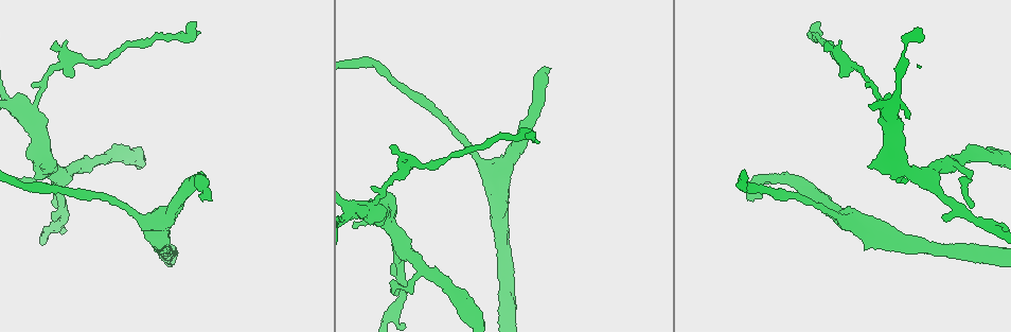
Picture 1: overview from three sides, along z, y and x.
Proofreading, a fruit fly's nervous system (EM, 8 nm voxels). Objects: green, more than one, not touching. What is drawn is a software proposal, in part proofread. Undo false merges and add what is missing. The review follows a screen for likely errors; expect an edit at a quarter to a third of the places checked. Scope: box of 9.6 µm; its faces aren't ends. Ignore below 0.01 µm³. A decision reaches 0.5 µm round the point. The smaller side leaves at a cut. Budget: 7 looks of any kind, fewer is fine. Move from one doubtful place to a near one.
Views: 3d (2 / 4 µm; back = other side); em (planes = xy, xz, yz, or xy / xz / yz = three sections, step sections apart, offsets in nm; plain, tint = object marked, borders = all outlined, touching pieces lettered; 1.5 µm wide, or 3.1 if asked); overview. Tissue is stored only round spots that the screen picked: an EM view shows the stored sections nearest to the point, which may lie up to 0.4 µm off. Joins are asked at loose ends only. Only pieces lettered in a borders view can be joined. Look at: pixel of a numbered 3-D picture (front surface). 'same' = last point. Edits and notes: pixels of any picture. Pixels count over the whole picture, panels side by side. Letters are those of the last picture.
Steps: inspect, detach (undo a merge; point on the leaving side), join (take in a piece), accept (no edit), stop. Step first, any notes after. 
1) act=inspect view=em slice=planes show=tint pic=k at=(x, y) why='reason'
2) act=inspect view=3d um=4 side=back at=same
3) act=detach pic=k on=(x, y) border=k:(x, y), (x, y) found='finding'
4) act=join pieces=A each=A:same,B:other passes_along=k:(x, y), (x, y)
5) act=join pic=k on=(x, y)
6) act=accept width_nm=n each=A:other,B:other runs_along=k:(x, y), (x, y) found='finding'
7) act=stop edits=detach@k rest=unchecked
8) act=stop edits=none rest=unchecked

act=inspect view=em slice=planes show=tint pic=1 at=(548, 69) why='an open end'

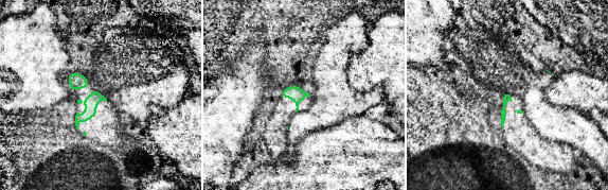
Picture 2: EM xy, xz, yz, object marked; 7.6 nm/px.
act=inspect view=em slice=planes show=borders at=same

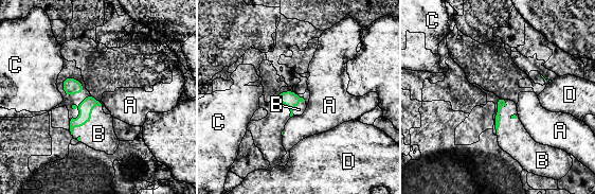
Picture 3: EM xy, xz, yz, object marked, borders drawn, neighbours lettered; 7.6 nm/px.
act=join pieces=B each=A:other,B:same,C:other,D:other passes_along=3:(85, 116), (88, 121), (98, 134) found='the cell continues'

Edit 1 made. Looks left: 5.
act=inspect view=overview why='see it whole again'

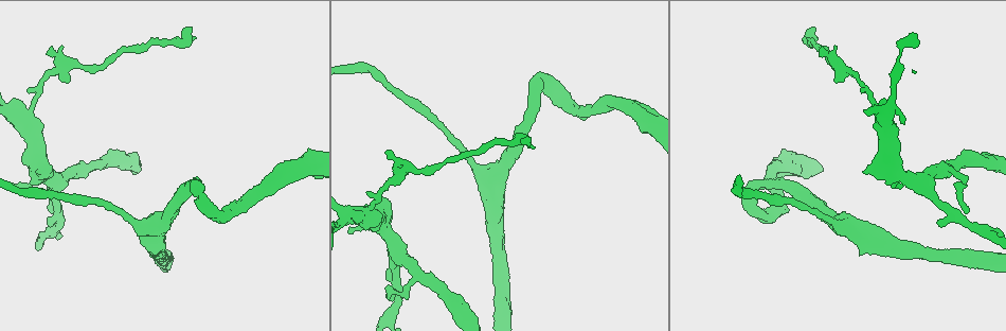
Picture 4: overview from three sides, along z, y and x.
act=inspect view=3d um=4 pic=4 at=(418, 277) why='abrupt turn'

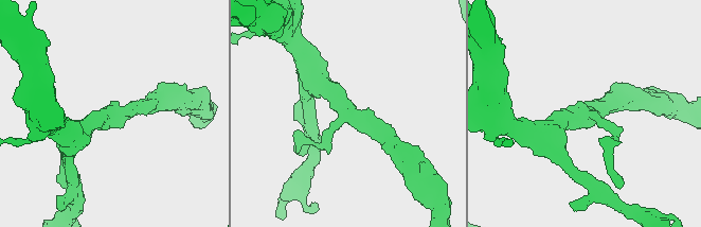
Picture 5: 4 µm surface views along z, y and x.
act=inspect view=em slice=planes show=borders pic=5 at=(584, 116) arms=3

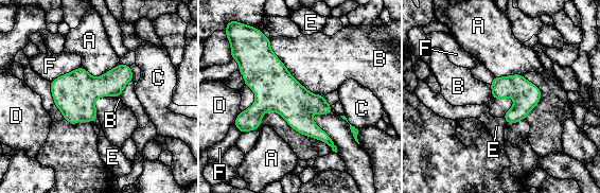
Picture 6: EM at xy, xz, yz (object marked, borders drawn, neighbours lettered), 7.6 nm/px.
act=accept each=A:other,B:other,C:other,D:other,E:other,F:other border=6:(120, 64), (96, 76), (82, 67) found='one cell here'

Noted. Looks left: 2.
act=inspect view=em slice=xz step=8 show=borders pic=4 at=(388, 153) why='free end'

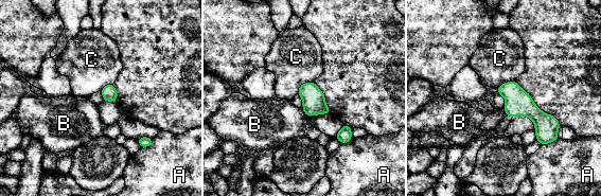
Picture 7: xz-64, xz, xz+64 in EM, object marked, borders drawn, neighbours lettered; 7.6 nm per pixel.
act=accept longest_contact=C:170nm each=A:other,B:other,C:other runs_along=7:(499, 90), (509, 90), (554, 135) found='none of them fits'

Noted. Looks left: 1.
act=stop edits=join@3 rest=unchecked

